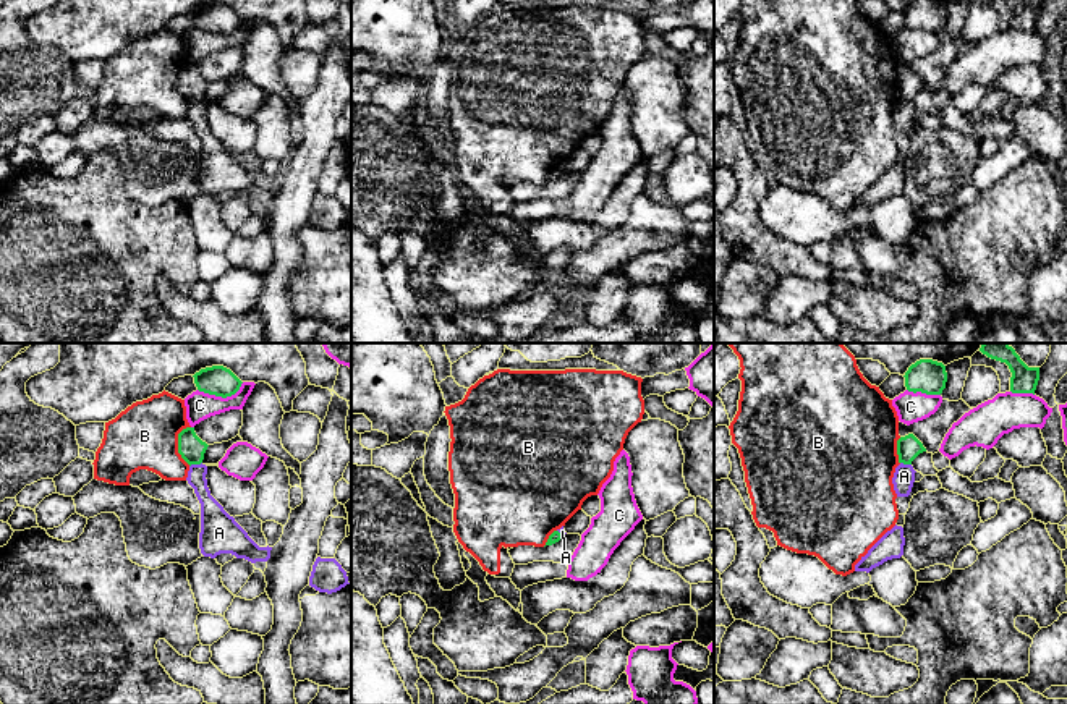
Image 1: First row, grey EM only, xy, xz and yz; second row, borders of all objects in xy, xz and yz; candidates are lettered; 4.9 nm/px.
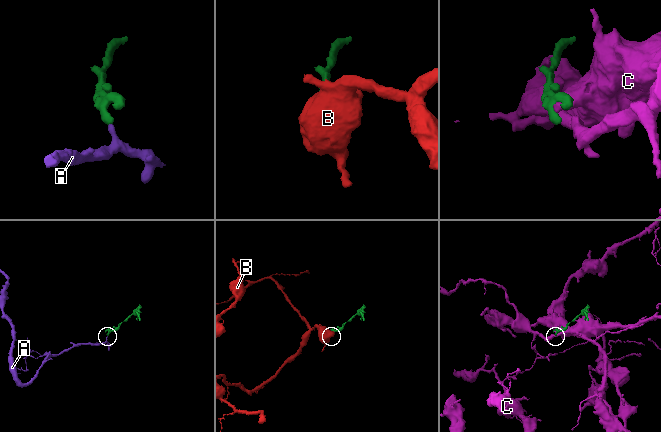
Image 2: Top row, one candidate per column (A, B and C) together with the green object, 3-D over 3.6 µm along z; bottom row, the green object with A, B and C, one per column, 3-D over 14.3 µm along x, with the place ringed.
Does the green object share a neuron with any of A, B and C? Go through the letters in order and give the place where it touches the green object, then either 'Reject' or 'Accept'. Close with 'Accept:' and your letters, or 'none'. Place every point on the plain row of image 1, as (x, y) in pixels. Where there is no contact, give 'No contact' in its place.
A: Touches green at xy (195, 101). Reject
B: Touches green at xy (178, 83). Reject
C: Touches green at xy (221, 33). Reject
Accept: none

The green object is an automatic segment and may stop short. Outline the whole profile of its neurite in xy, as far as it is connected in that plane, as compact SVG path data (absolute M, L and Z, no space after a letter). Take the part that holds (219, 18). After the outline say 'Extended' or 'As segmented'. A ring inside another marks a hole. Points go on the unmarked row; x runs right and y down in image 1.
M223 3L201 6L193 15L199 29L222 36L235 32L243 21L230 6Z. As segmented

